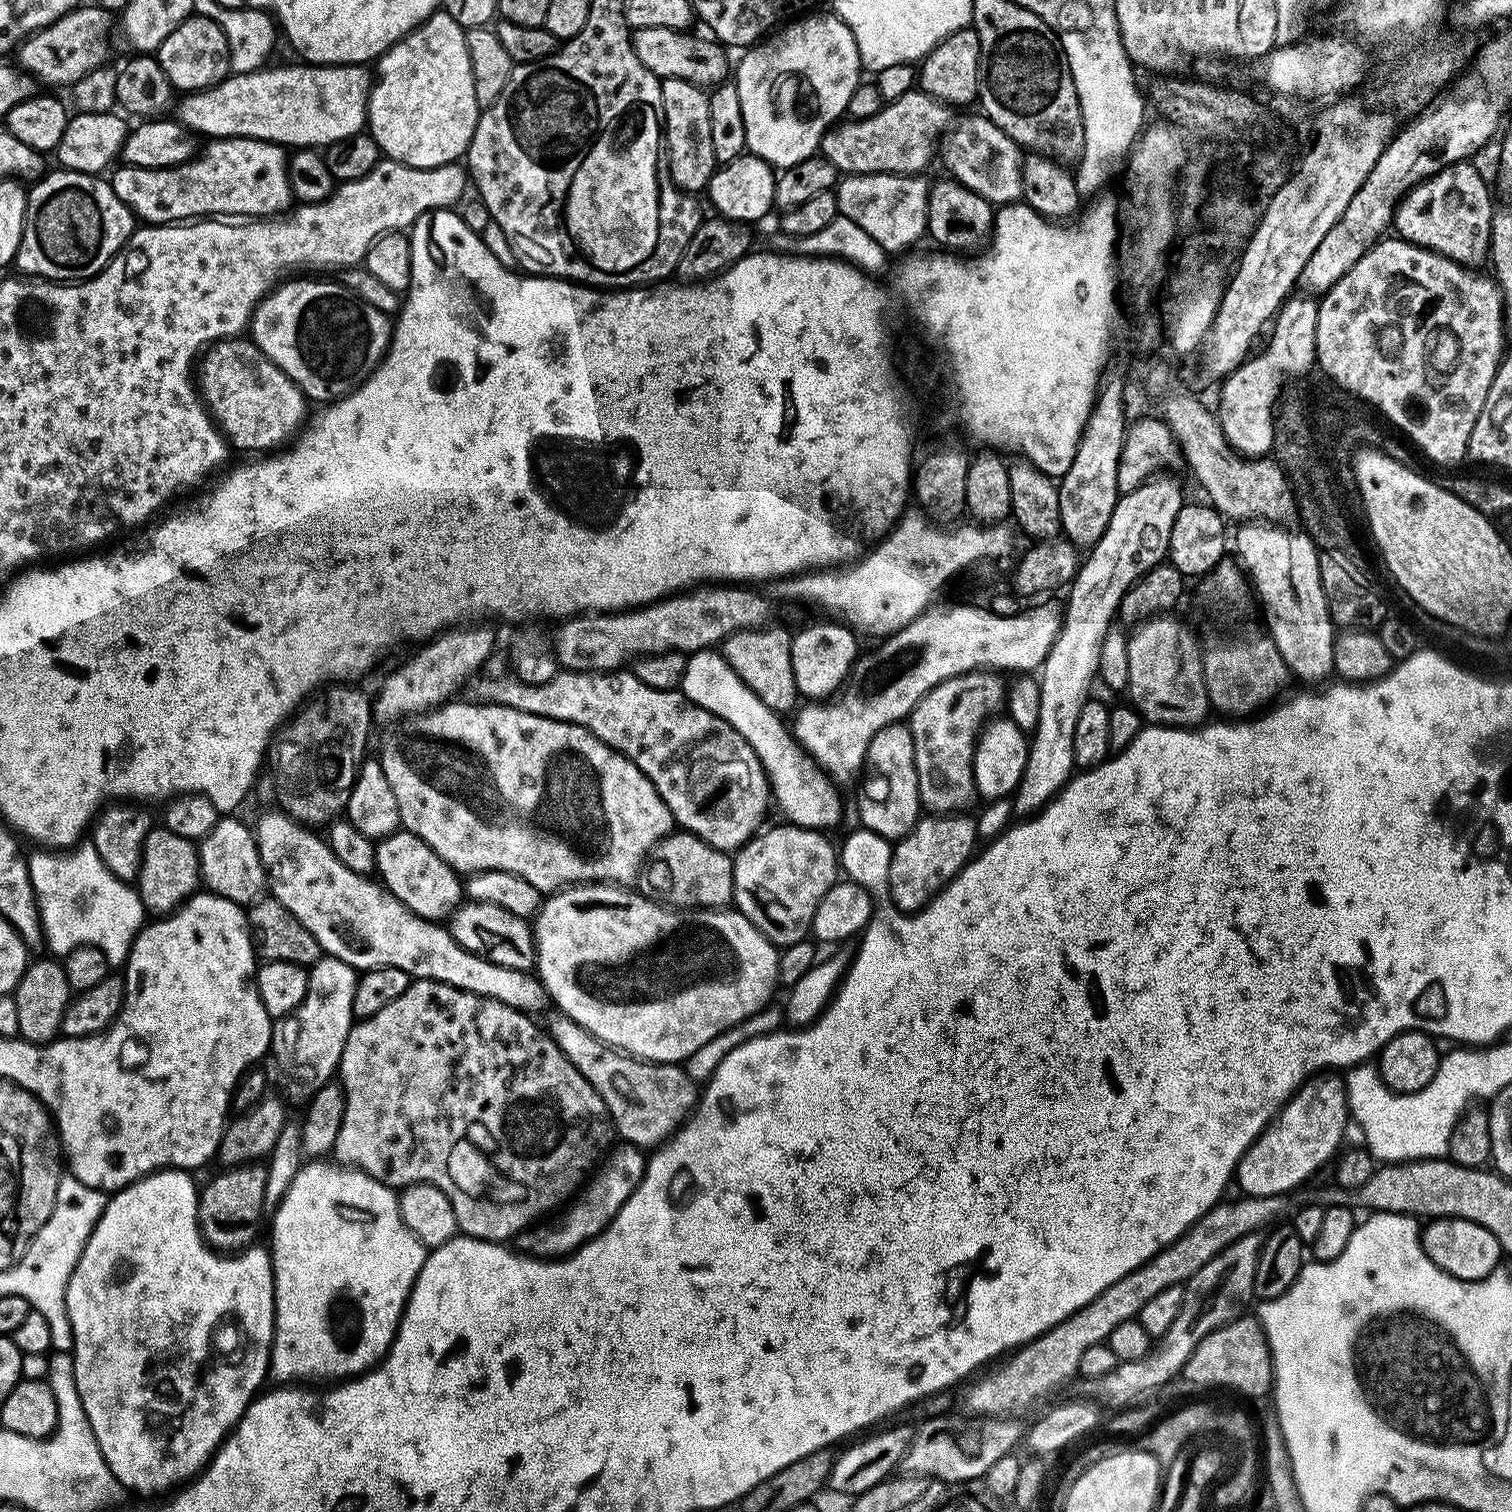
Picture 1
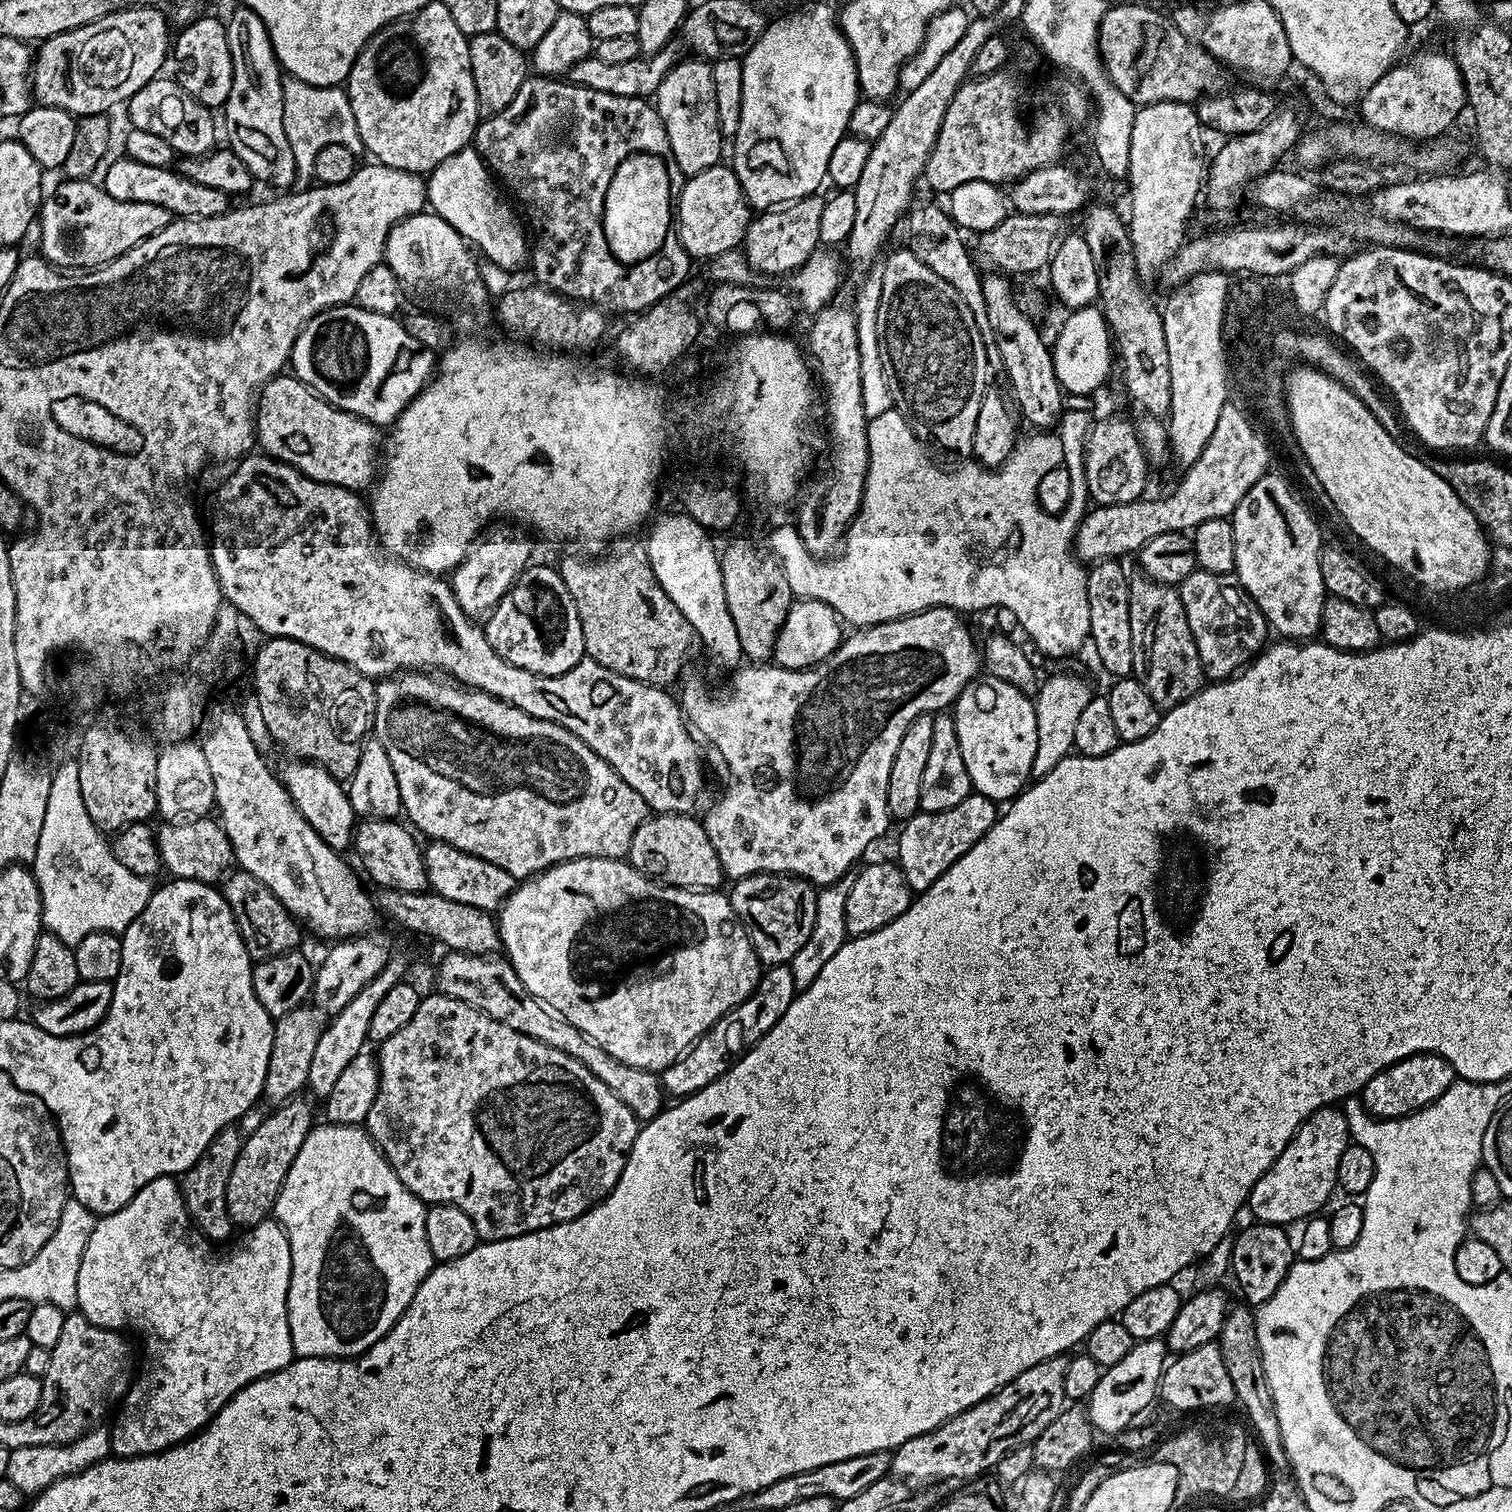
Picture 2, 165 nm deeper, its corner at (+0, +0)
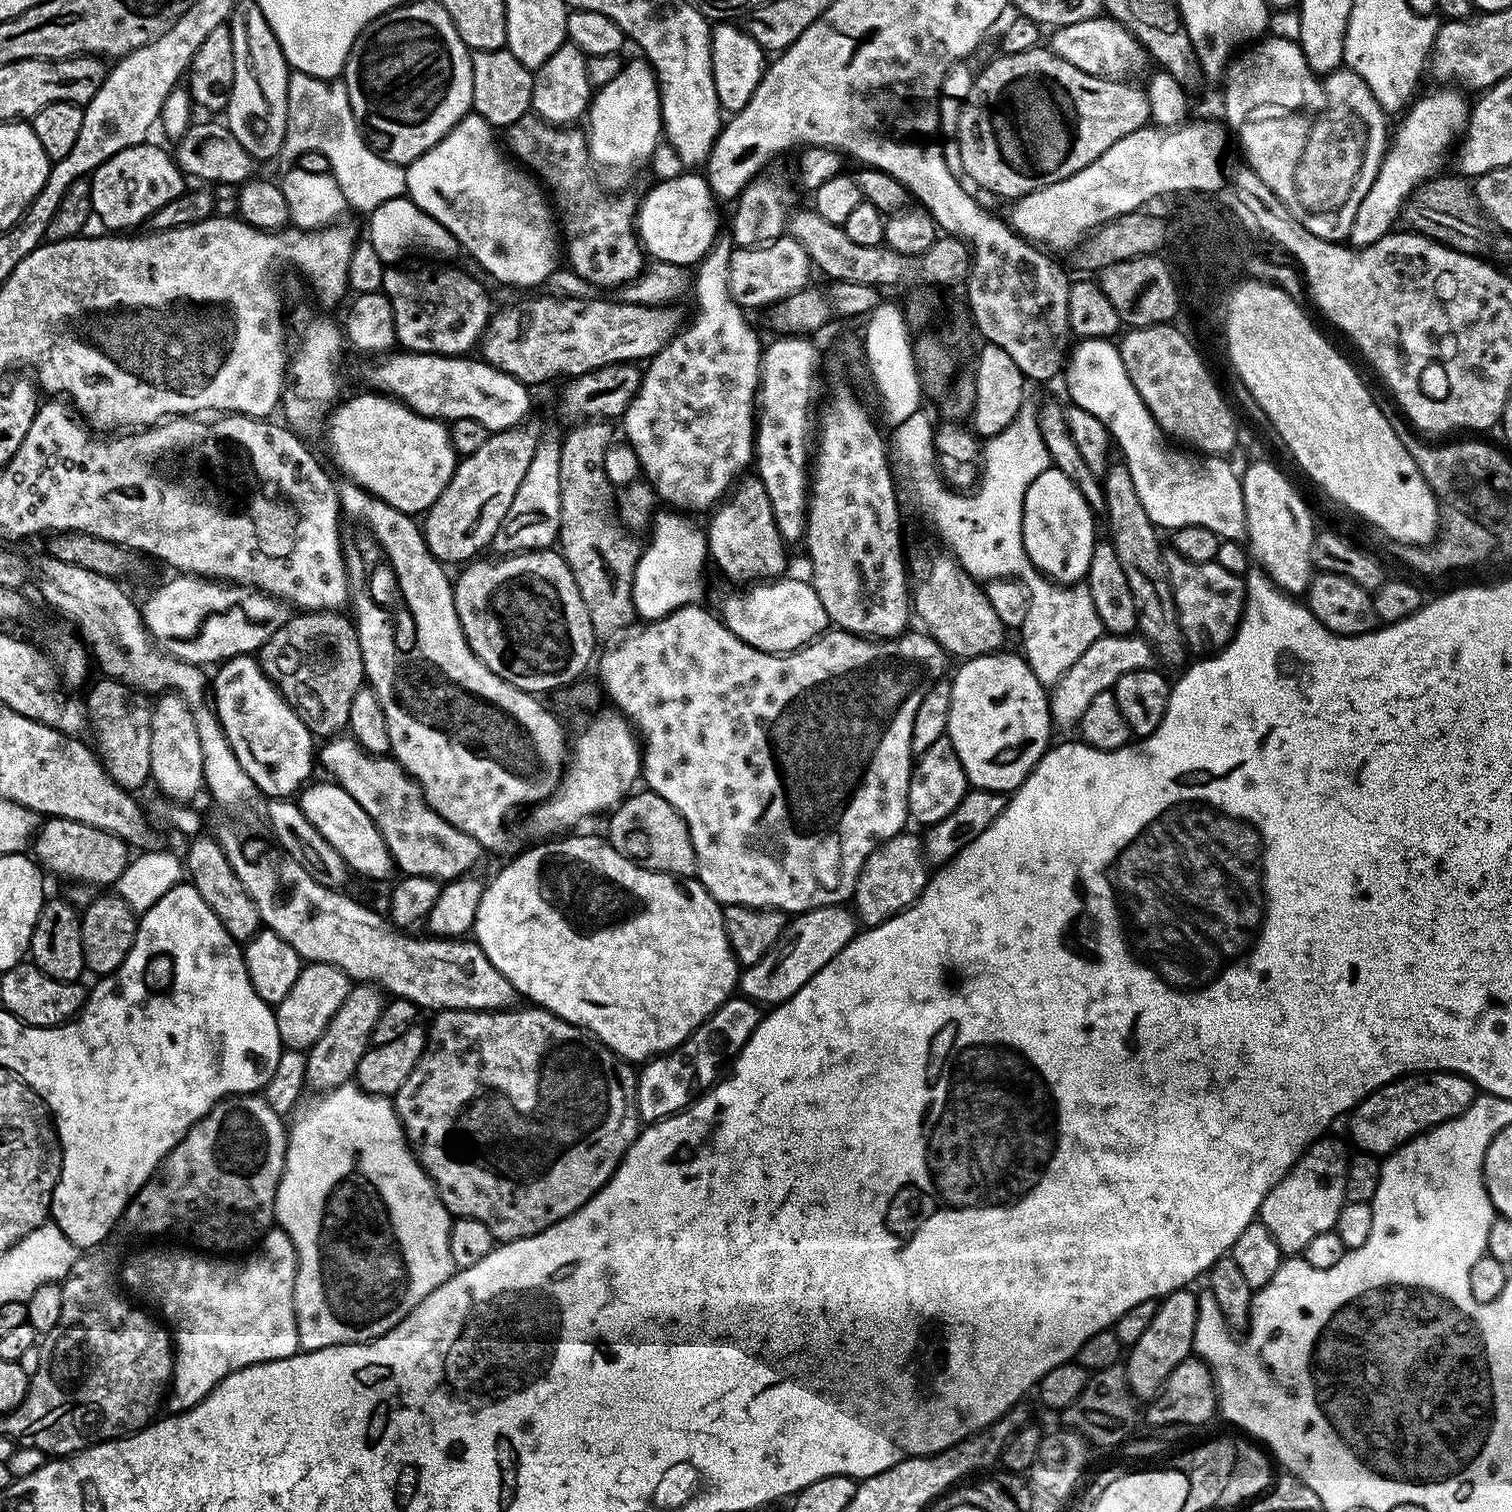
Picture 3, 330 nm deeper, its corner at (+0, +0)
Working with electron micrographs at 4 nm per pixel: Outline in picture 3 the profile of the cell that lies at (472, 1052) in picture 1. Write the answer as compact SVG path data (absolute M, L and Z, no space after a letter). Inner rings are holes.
M524 1006L528 1008L513 1007L511 1010L501 1010L499 1012L470 1012L467 1008L449 1008L440 1010L435 1013L436 1016L432 1020L432 1025L427 1025L427 1044L424 1053L418 1058L418 1066L414 1066L414 1070L410 1070L410 1078L406 1078L406 1082L402 1082L402 1090L398 1090L394 1097L396 1106L396 1117L400 1120L400 1125L404 1127L404 1138L408 1142L409 1148L412 1149L412 1155L416 1157L416 1161L423 1166L424 1172L432 1180L436 1186L436 1192L440 1196L440 1201L448 1208L449 1213L453 1217L474 1218L478 1222L482 1222L490 1230L490 1234L497 1242L507 1242L509 1240L521 1240L527 1236L533 1236L539 1232L544 1232L550 1226L554 1226L558 1221L565 1220L570 1214L574 1214L579 1210L594 1193L600 1192L606 1186L606 1182L616 1173L618 1165L624 1161L624 1156L628 1152L628 1147L636 1141L636 1137L642 1131L642 1121L640 1112L636 1108L636 1082L638 1072L629 1061L620 1059L616 1053L610 1051L602 1041L596 1039L591 1032L585 1032L583 1028L574 1026L570 1022L566 1022L562 1018L558 1018L554 1013L546 1008L539 1006Z

